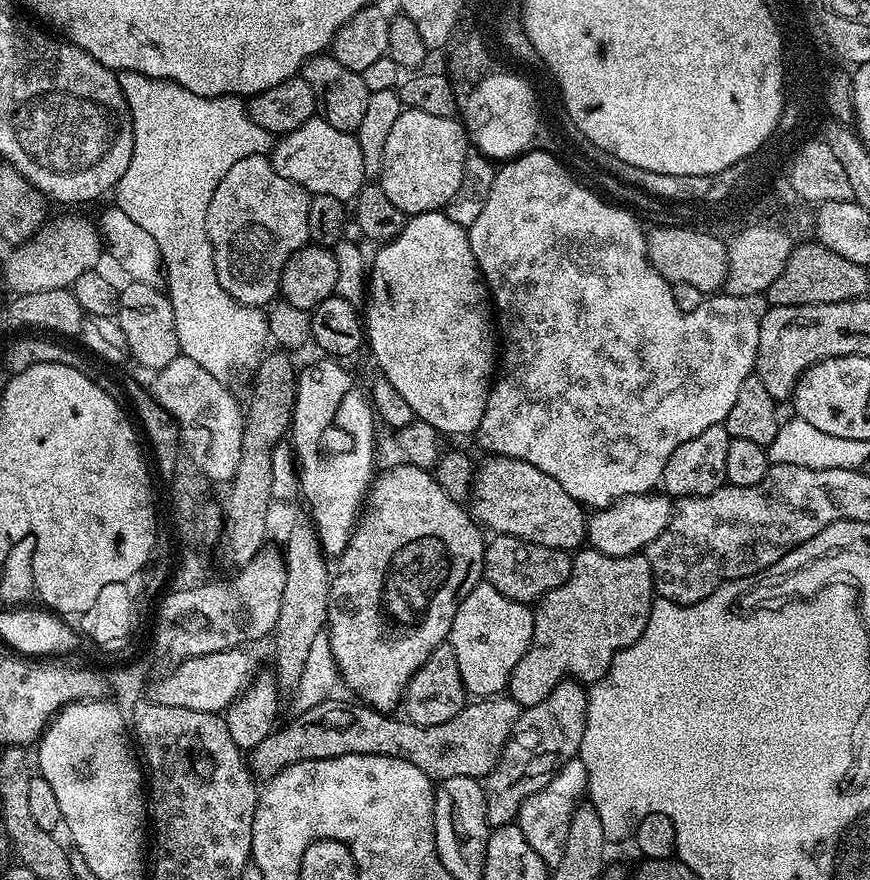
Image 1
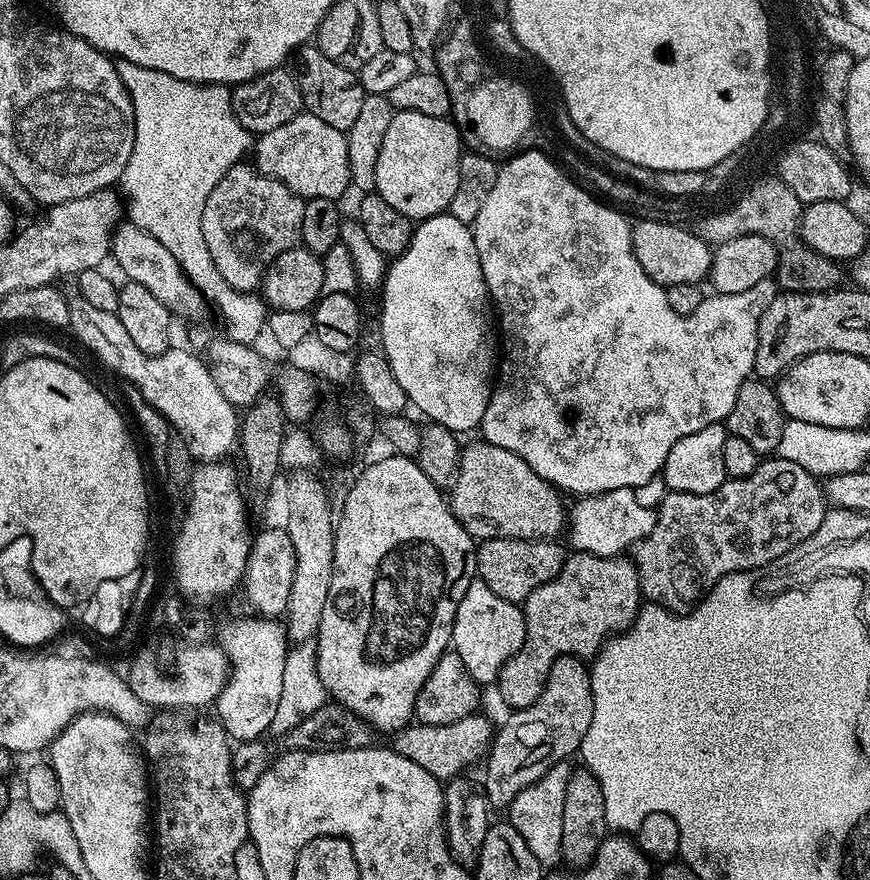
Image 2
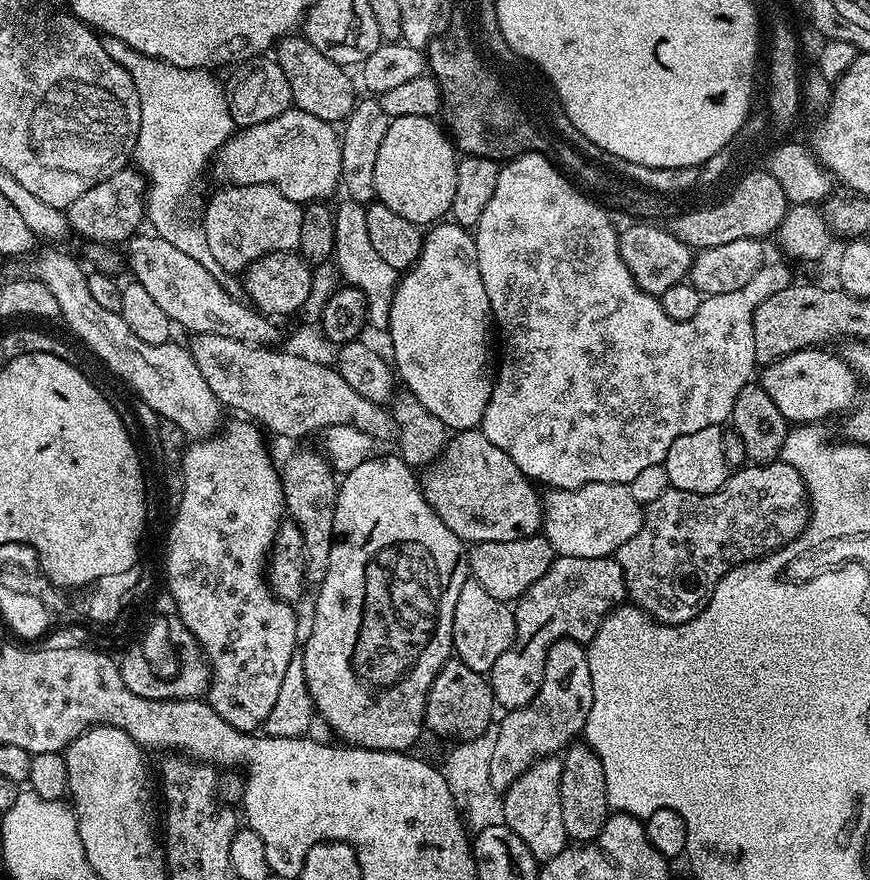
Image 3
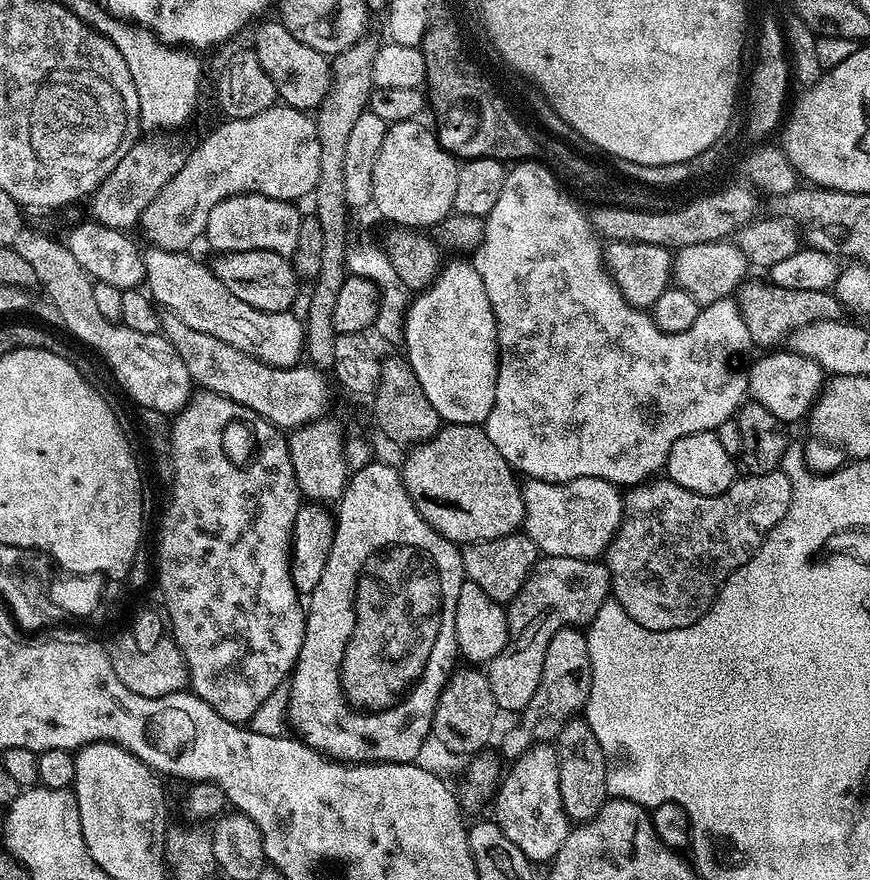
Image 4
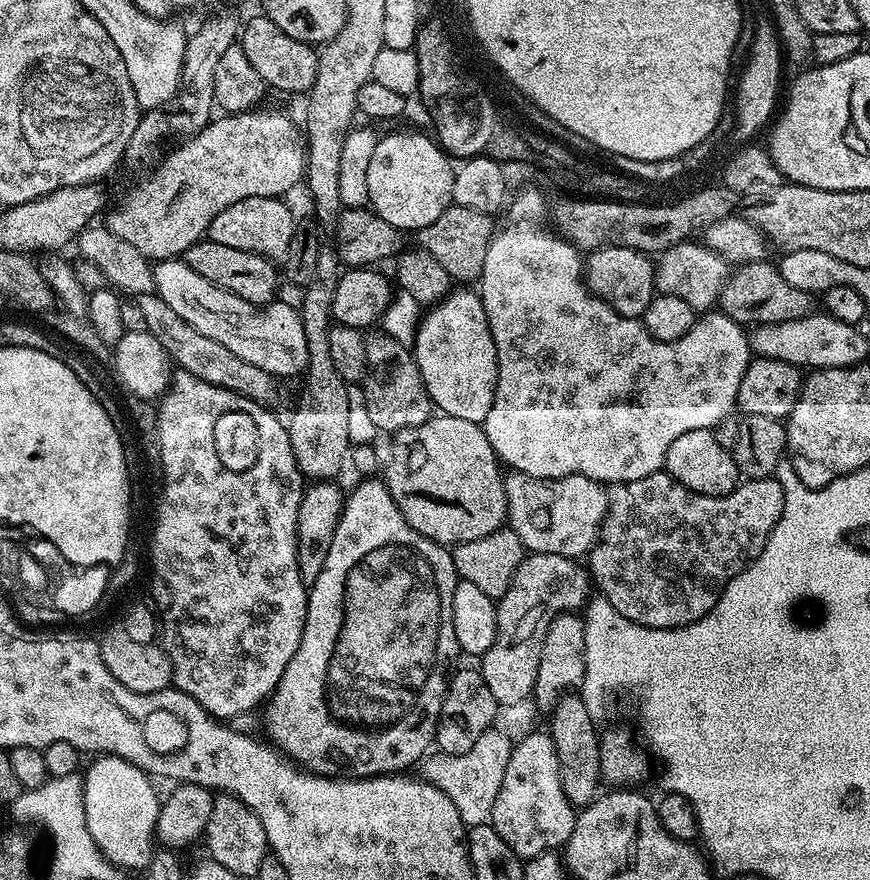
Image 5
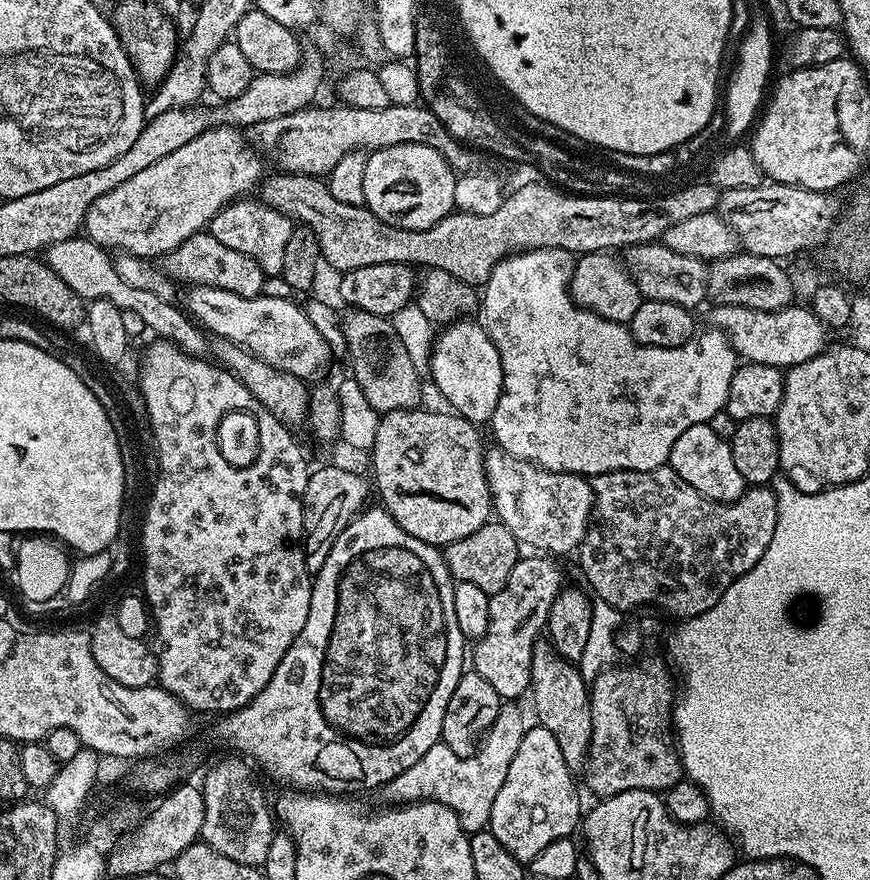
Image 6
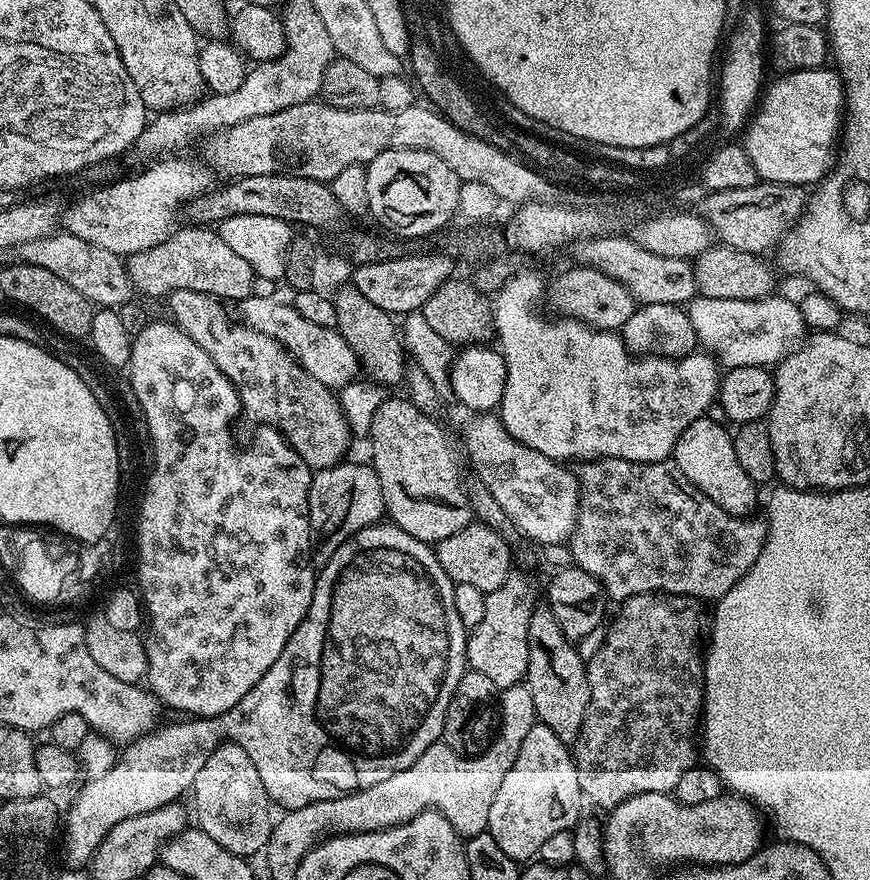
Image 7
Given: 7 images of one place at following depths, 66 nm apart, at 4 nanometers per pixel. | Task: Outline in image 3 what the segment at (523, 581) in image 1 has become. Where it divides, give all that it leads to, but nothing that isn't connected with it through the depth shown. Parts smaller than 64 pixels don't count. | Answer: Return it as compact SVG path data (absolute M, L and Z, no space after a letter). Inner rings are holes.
M542 534L518 538L514 542L482 542L468 548L468 571L471 579L482 586L482 590L505 602L519 600L527 588L534 586L546 570L550 570L557 554Z

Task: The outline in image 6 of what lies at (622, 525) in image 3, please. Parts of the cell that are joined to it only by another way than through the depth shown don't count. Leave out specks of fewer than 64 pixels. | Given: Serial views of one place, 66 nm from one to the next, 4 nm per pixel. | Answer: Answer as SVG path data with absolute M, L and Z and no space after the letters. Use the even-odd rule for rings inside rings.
M498 446L484 453L487 484L491 488L493 511L497 519L514 534L521 545L544 554L572 552L580 543L592 519L592 486L573 472L551 472L522 459L516 459Z

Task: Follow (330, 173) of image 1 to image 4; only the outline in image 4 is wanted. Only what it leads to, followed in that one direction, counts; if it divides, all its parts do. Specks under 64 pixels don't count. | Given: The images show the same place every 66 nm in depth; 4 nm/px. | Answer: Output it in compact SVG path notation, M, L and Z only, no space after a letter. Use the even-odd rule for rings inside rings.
M277 102L270 110L254 114L254 118L241 120L225 119L200 145L189 151L187 160L176 175L166 182L161 192L140 216L139 227L144 227L144 236L149 245L165 248L171 252L191 249L191 244L203 237L210 210L227 196L241 196L247 192L261 192L266 198L278 198L289 202L300 202L303 196L311 197L319 178L322 146L316 121L307 111L292 108Z

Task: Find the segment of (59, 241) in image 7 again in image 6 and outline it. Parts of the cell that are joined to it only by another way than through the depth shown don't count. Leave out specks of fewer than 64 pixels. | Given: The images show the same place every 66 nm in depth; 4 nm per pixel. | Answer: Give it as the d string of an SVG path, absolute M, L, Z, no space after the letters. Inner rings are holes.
M77 234L66 242L51 244L43 253L42 259L50 266L50 270L58 274L58 278L62 278L62 282L66 282L66 286L70 286L70 290L74 290L74 294L78 294L86 302L105 300L114 302L114 306L118 306L123 312L134 310L142 317L145 329L149 333L153 332L153 337L168 340L191 356L205 355L209 340L205 329L192 320L183 307L175 308L169 297L150 294L150 290L142 290L126 282L122 274L118 274L113 255L101 244L95 244L94 241Z

